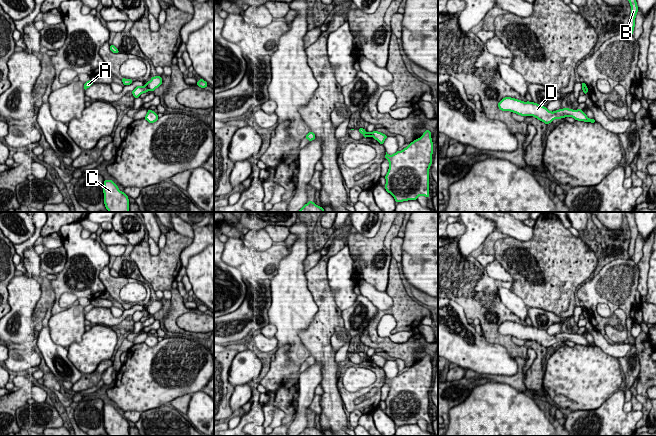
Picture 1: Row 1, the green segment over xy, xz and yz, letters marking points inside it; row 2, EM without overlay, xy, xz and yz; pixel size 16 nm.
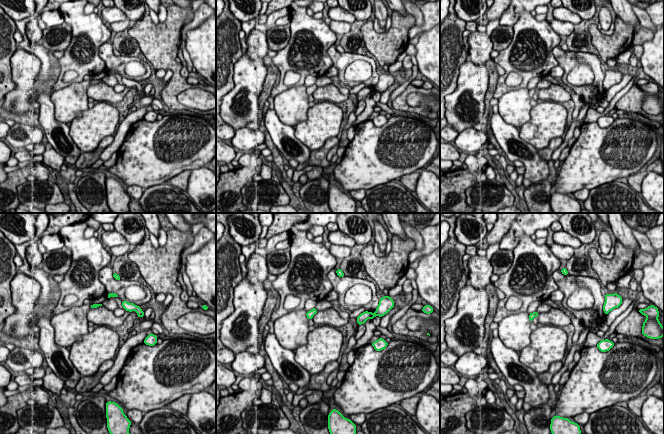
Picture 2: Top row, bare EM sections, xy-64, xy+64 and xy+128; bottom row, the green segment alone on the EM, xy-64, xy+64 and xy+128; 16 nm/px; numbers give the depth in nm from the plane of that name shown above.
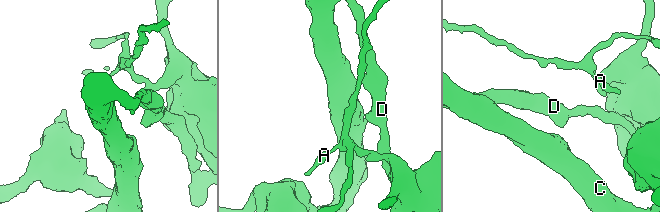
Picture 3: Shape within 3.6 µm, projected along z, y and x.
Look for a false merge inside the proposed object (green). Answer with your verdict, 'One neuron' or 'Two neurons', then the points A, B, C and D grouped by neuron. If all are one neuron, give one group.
Two neurons. Groups: A / B C D

